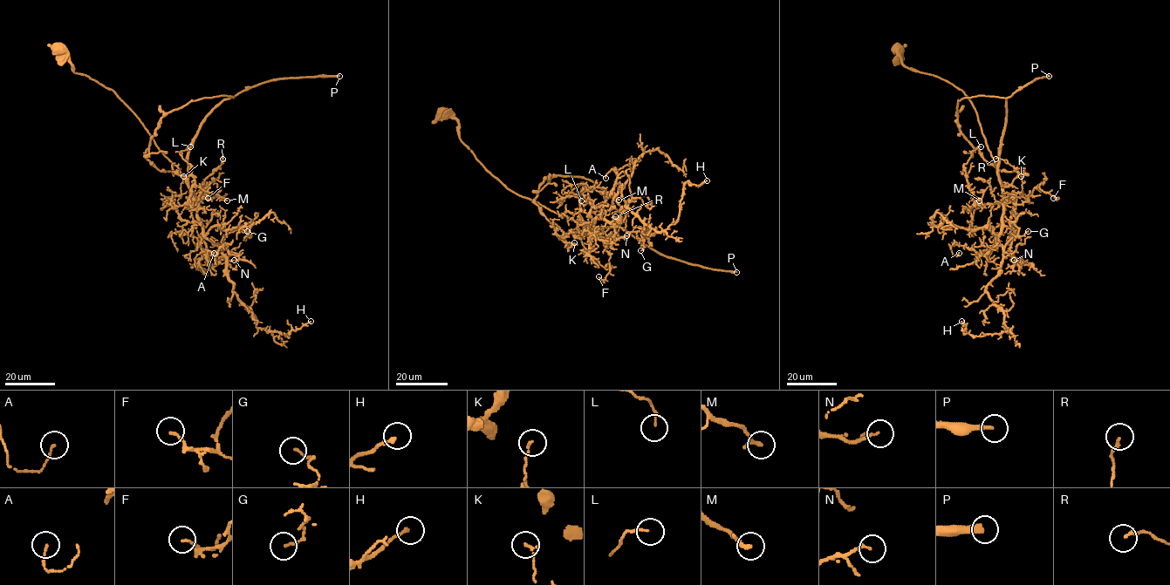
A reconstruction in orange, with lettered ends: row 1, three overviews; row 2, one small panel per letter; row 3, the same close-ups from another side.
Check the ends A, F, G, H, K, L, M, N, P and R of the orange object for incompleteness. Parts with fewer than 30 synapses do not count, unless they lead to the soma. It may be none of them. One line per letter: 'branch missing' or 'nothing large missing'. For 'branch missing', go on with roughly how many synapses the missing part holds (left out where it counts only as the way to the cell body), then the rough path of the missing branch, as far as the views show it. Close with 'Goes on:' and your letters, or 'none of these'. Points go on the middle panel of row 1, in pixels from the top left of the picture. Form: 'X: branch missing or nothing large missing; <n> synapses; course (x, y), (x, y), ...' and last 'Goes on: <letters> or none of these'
A: nothing large missing
F: nothing large missing
G: nothing large missing
H: nothing large missing
K: nothing large missing
L: nothing large missing
M: nothing large missing
N: nothing large missing
P: branch missing; 300 synapses
R: nothing large missing
Goes on: P

